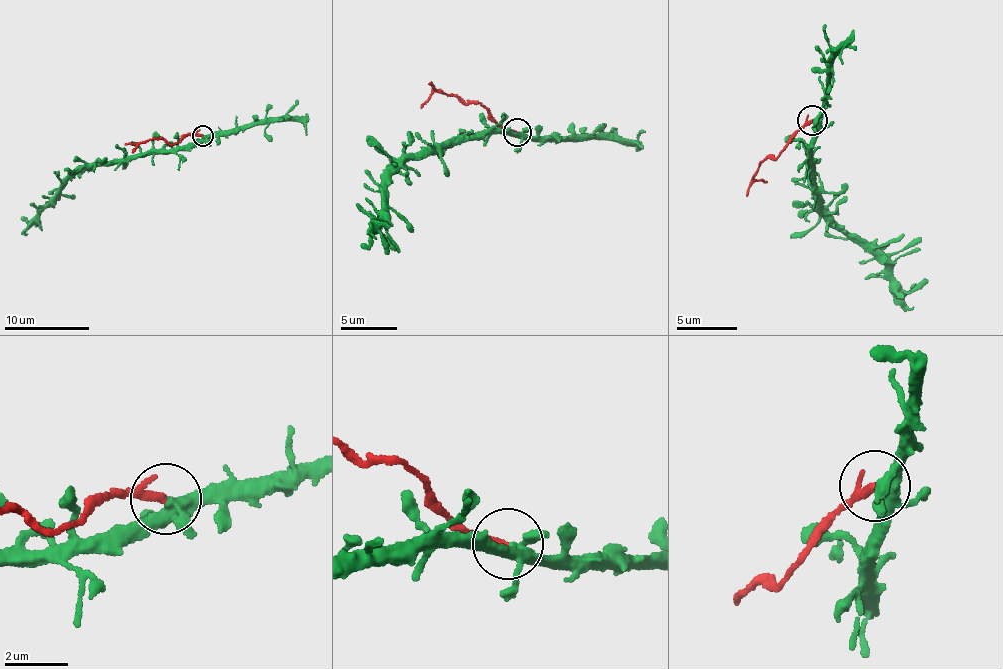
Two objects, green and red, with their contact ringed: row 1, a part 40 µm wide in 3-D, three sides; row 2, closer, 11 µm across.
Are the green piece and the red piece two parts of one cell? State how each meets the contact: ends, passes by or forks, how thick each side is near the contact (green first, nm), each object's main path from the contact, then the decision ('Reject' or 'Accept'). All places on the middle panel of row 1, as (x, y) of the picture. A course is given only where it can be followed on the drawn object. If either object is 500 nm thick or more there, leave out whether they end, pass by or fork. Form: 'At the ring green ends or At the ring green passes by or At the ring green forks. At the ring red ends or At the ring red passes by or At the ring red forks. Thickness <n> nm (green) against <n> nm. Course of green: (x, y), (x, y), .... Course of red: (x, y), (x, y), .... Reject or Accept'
At the ring green forks. At the ring red passes by. Thickness 320 nm (green) against 170 nm. Course of green: (518, 133), (467, 133), (415, 153), (390, 175), (385, 204), (388, 217), (371, 232), (371, 237), (360, 245). Course of red: (518, 133), (497, 128), (478, 102), (456, 95), (435, 90), (420, 108). Reject

